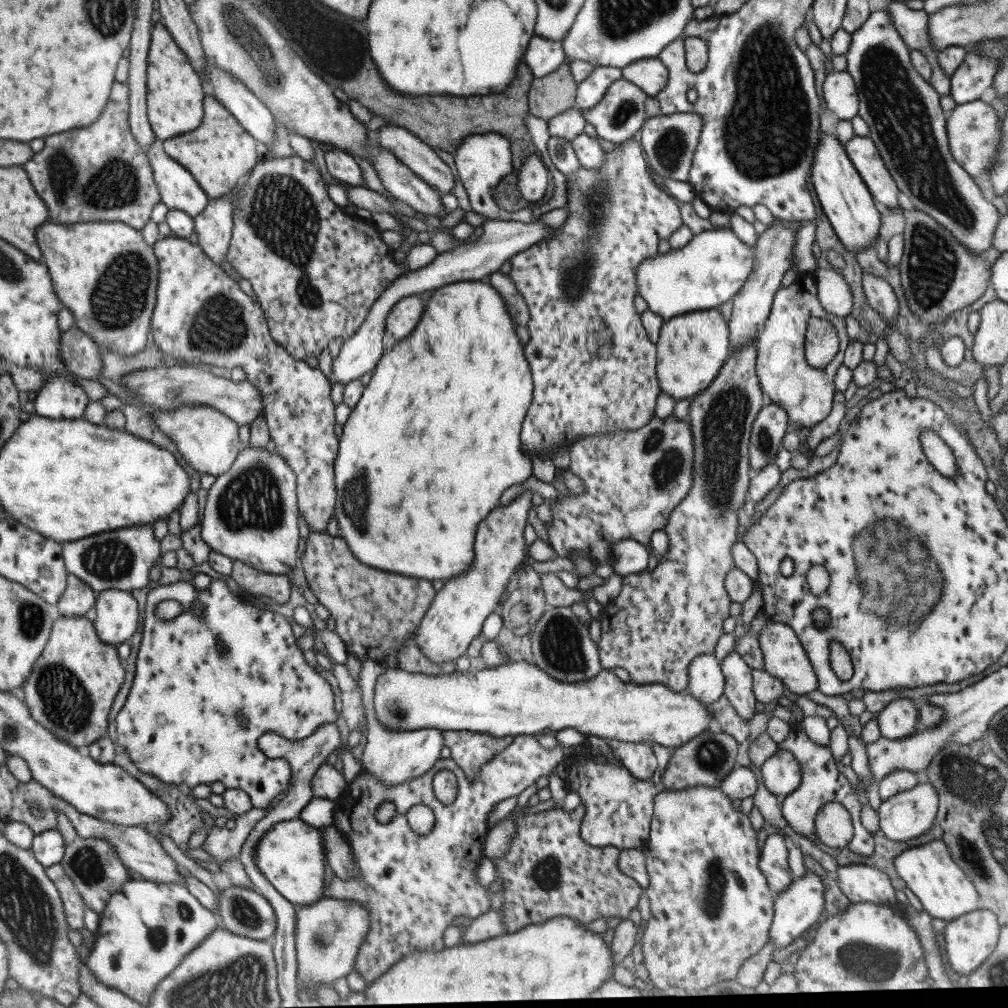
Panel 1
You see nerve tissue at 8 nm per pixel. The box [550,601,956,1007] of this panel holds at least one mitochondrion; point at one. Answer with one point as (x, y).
(868, 958)

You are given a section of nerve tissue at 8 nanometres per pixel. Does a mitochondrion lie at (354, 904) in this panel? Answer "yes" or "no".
no

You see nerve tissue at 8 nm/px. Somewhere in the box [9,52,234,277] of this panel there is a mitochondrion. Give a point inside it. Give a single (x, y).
(121, 189)

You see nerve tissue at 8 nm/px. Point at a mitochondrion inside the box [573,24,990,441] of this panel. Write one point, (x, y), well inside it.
(895, 107)

